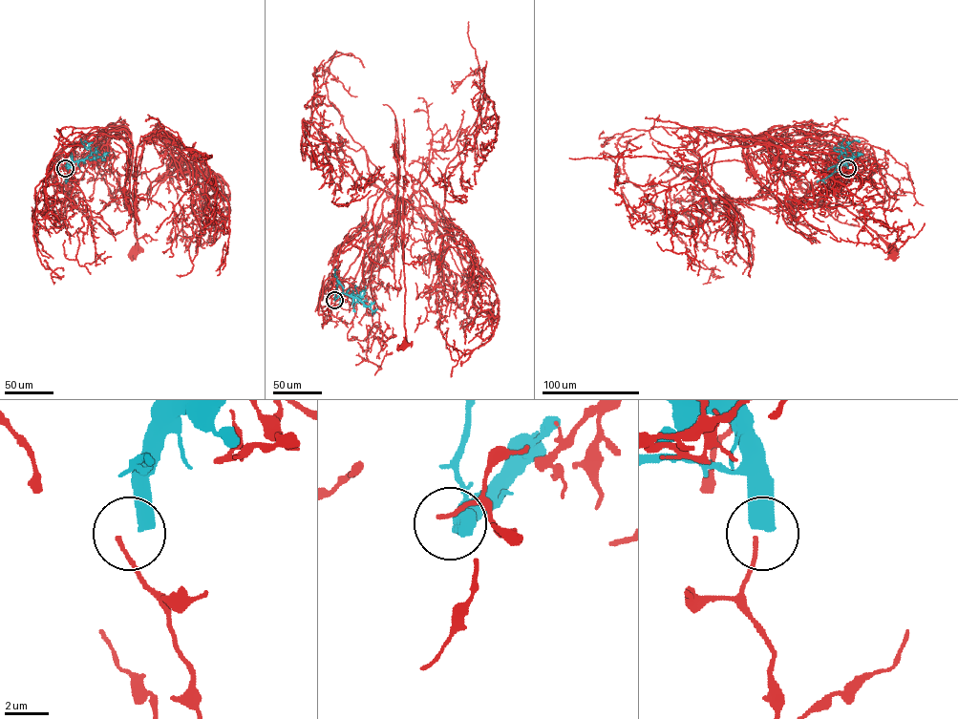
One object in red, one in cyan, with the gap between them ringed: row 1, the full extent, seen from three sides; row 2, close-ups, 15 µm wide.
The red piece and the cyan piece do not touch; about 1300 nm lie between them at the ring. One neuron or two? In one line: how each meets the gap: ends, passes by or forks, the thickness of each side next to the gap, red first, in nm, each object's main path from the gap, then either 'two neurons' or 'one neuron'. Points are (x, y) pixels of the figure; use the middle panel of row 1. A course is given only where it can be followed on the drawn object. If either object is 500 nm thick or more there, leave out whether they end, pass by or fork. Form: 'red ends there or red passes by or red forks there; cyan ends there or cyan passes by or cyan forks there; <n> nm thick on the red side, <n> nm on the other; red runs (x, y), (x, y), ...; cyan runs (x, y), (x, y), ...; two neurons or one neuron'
190 nm thick on the red side, 600 nm on the other; red runs (333, 300), (337, 285), (344, 286), (344, 295), (354, 289), (361, 262), (397, 221), (400, 199), (403, 345); cyan runs (334, 300), (343, 293), (359, 297), (353, 306), (355, 311); two neurons

